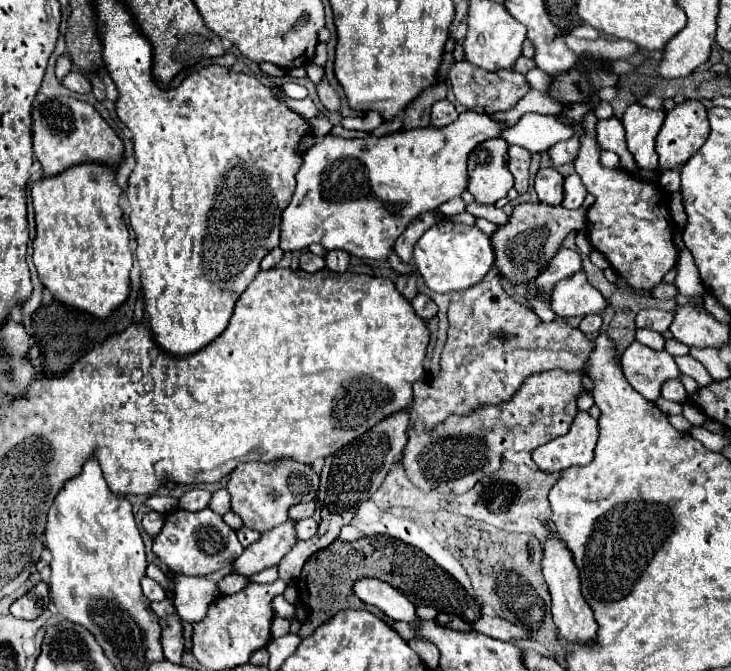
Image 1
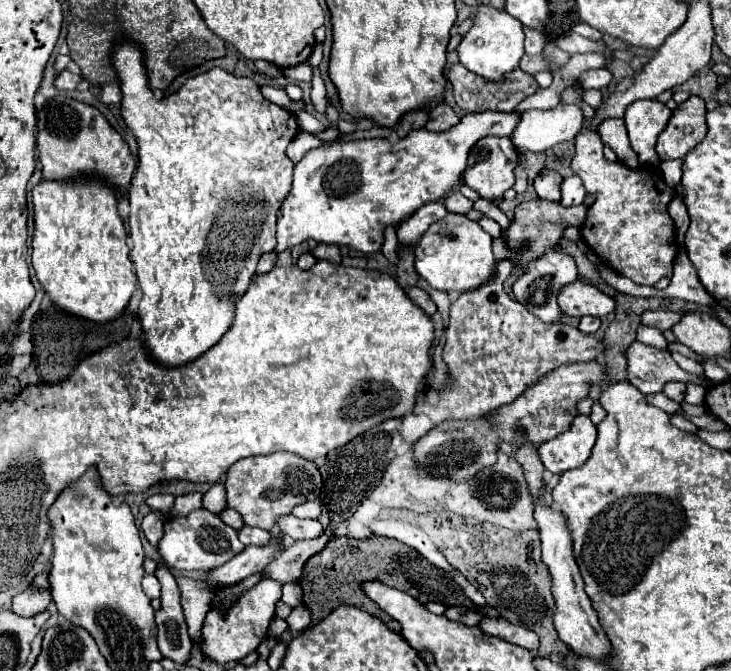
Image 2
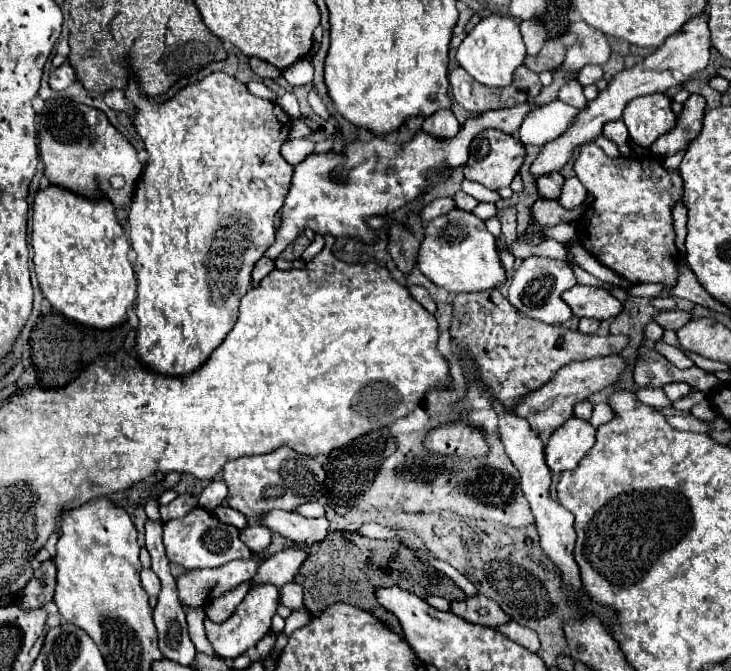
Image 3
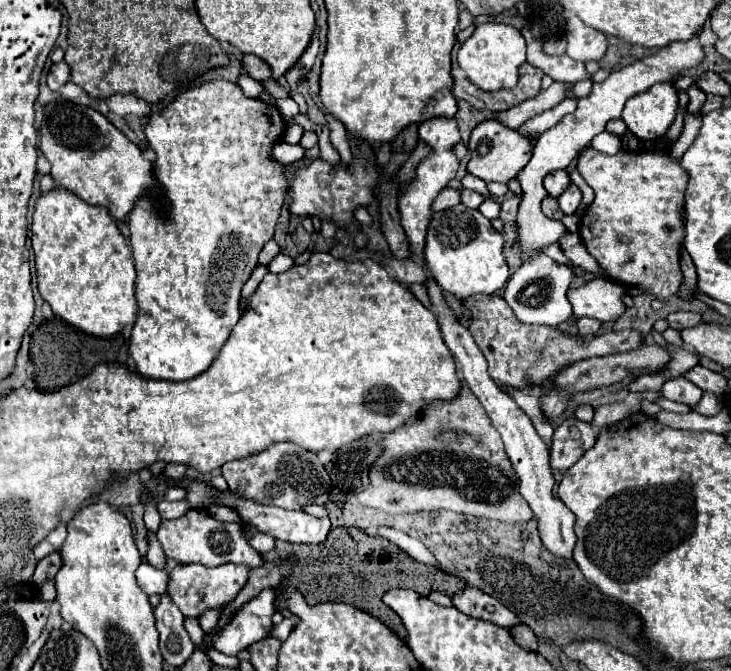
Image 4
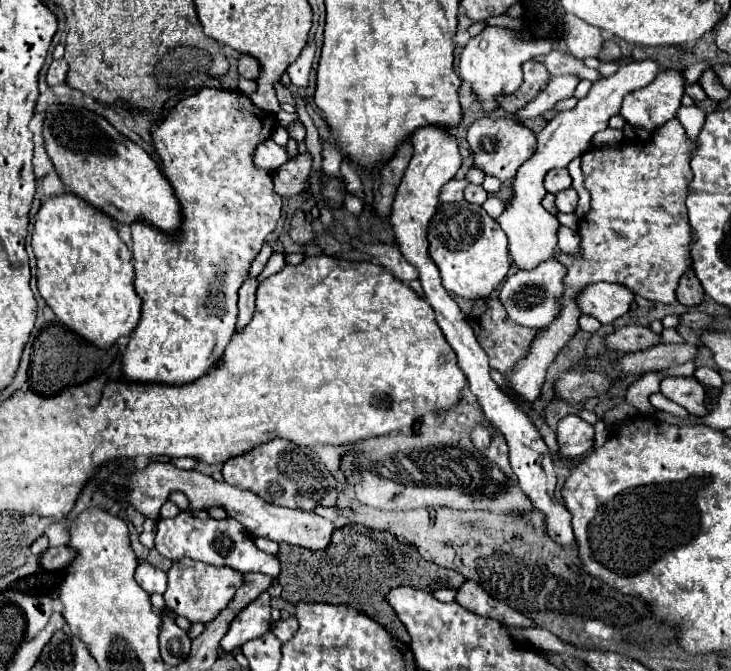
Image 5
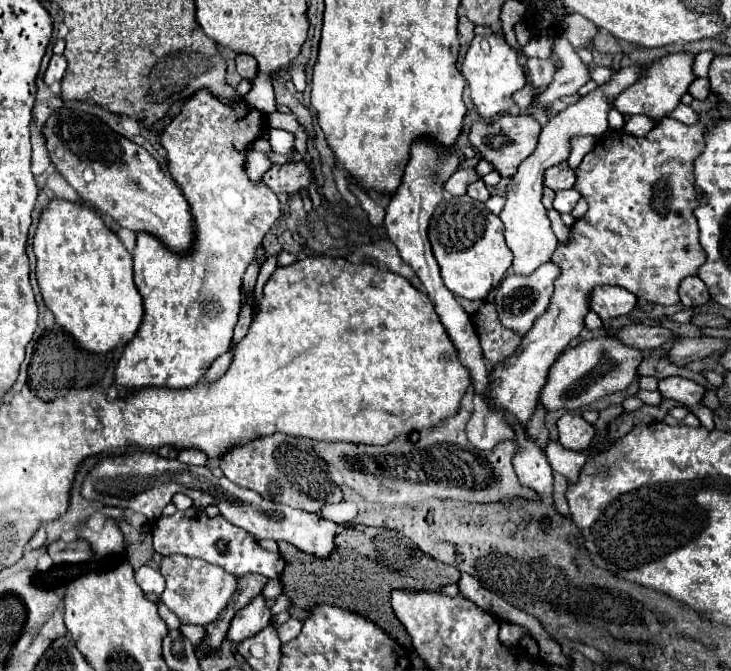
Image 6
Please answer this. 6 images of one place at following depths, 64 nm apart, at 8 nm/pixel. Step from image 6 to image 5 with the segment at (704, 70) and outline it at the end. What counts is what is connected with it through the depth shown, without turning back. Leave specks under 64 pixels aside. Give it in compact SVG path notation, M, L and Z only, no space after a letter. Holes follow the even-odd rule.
M697 63L687 68L683 74L685 85L695 83L708 67L705 63Z

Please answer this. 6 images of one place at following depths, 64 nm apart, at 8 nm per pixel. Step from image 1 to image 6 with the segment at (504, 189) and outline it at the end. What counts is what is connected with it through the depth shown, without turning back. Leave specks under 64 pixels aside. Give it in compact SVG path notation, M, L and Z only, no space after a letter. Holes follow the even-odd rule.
M506 114L492 122L486 122L486 120L474 122L470 128L468 140L470 140L472 148L480 154L480 160L490 162L502 178L512 178L514 172L518 170L518 166L522 164L522 160L526 160L534 152L534 148L538 144L538 134L540 134L540 124L532 116Z

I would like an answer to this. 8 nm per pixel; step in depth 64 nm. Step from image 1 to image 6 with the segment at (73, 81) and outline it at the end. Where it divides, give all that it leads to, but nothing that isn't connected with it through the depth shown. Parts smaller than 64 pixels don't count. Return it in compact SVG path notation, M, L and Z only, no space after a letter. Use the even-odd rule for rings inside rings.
M52 56L50 66L48 66L46 74L44 74L44 82L48 86L54 84L54 82L62 82L64 74L66 74L66 60L64 60L64 56Z

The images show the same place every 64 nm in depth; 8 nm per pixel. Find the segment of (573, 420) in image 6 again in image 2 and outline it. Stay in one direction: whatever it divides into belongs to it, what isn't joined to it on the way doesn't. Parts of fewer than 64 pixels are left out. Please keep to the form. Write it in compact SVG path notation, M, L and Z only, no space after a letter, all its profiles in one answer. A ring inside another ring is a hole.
M576 416L570 430L558 434L554 440L538 446L538 456L544 468L552 474L582 466L596 444L596 426L590 416Z

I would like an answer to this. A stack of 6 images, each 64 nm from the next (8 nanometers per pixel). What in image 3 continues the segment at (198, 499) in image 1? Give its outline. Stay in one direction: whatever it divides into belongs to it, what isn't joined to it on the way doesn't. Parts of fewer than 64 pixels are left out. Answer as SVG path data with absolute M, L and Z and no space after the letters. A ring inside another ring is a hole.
M180 494L174 502L170 502L168 506L160 508L160 516L162 520L172 520L172 518L182 518L186 516L190 510L194 510L198 506L198 498L192 494Z

